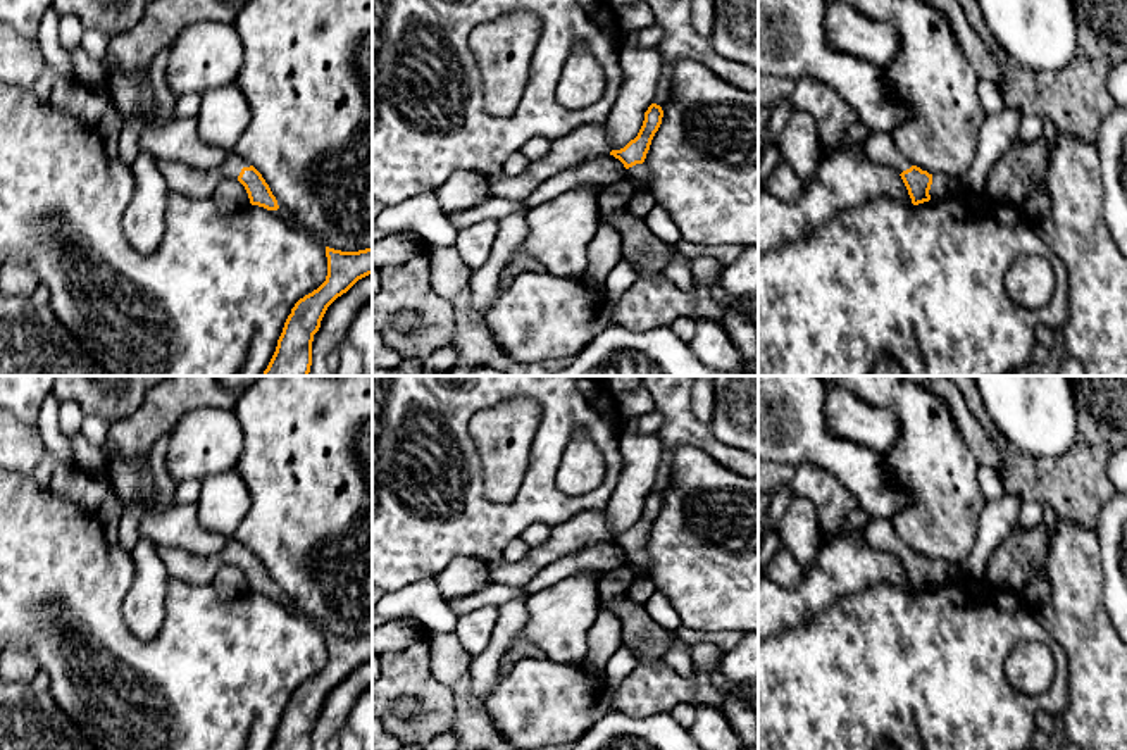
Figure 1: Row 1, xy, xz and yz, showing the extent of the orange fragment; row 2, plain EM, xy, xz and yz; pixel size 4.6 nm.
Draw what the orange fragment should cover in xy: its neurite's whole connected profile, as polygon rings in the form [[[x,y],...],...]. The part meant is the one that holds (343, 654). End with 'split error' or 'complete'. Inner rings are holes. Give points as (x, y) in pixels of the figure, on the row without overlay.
[[[326,633],[327,662],[288,702],[269,750],[312,750],[312,728],[327,693],[358,666],[372,660],[372,634],[341,638]]]; complete

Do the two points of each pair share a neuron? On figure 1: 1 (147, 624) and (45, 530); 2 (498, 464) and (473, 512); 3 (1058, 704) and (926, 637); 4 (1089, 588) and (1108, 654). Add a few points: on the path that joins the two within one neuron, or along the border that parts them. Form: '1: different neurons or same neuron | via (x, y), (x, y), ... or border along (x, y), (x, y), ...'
1: different neurons | border along (135, 562), (123, 618), (140, 640)
2: different neurons | border along (478, 454), (483, 492), (497, 502), (509, 504)
3: same neuron | via (1026, 704), (993, 704), (958, 669)
4: same neuron | via (1089, 604), (1089, 635), (1093, 638)

